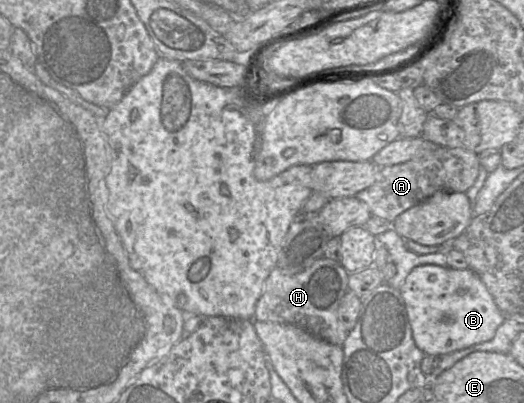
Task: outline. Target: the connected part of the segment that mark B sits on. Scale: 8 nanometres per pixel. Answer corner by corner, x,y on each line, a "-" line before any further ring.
437,265
416,266
406,277
404,284
400,288
400,292
405,303
406,313
411,326
413,340
416,346
421,351
423,351
425,355
428,354
428,355
442,356
454,351
468,348
470,346
479,343
487,342
494,337
496,330
505,320
503,314
497,307
493,297
487,290
485,284
481,281
481,279
477,276
477,274
473,272
470,268
459,270
459,269
450,268
448,266
447,267
441,267

